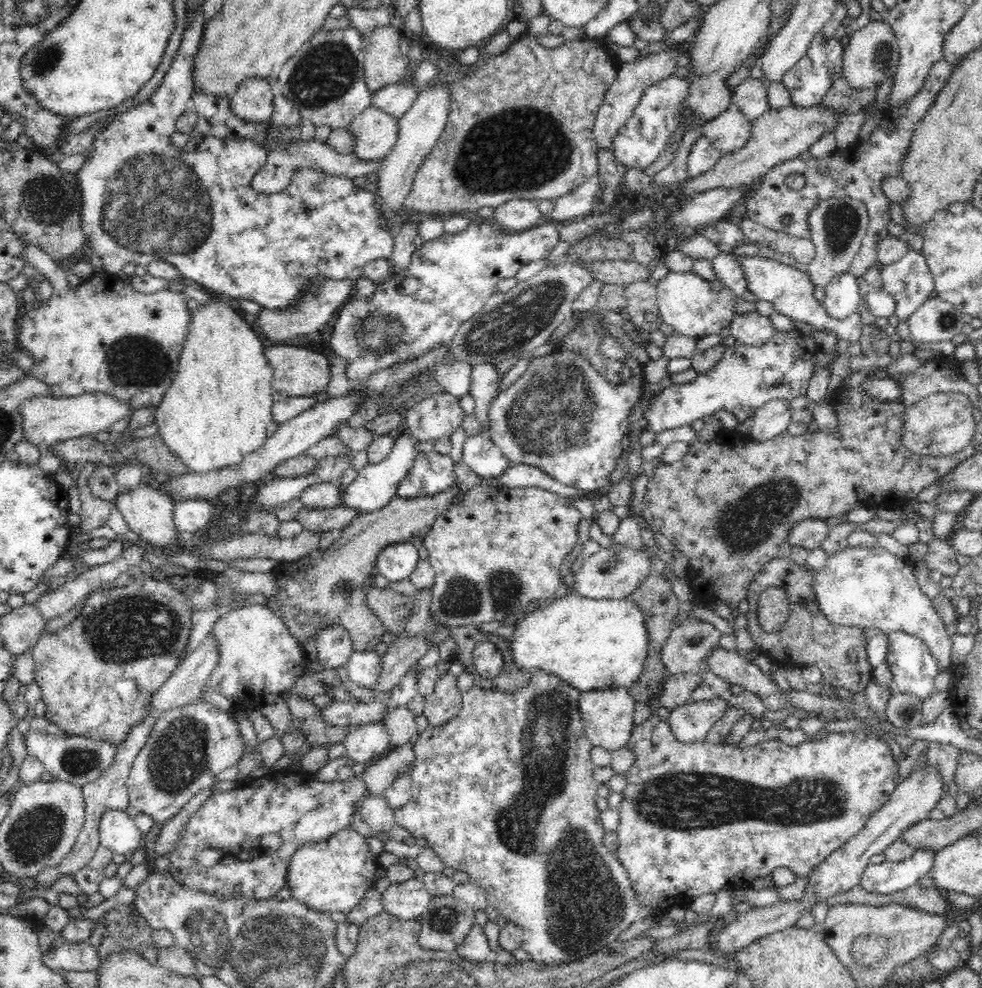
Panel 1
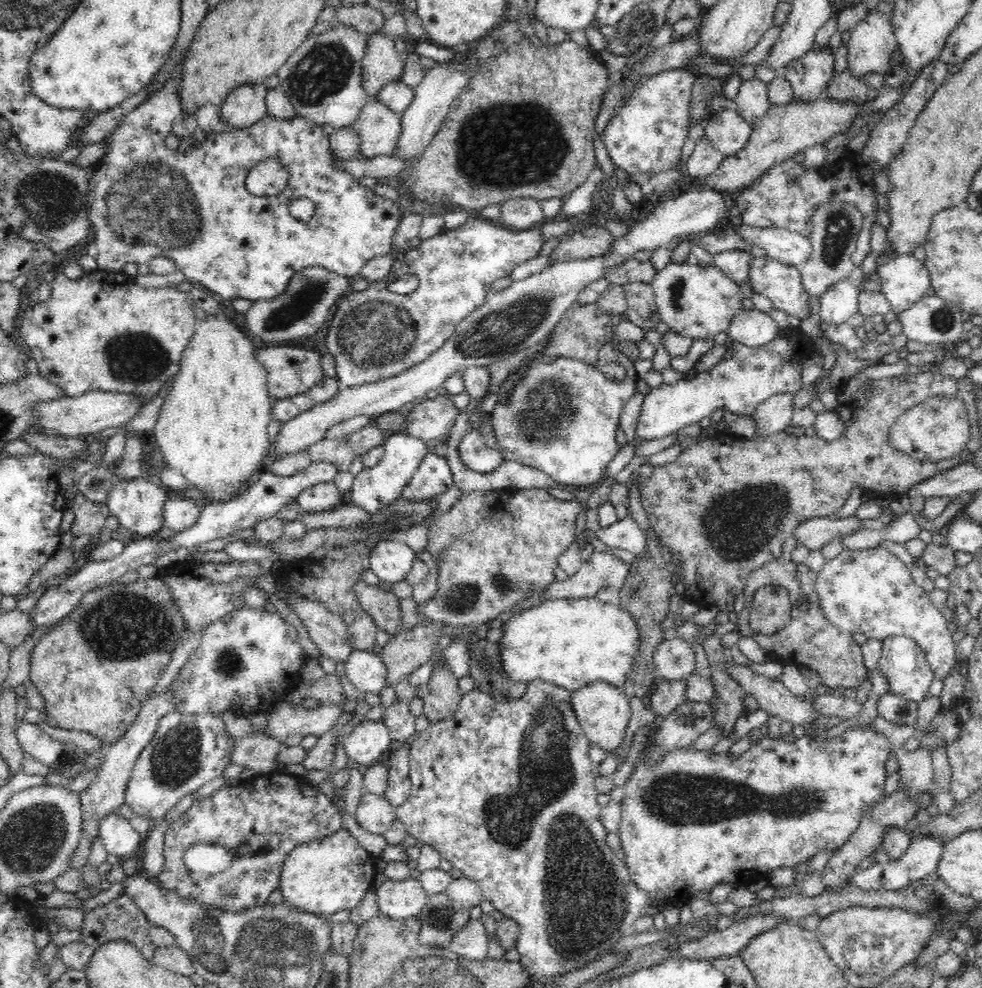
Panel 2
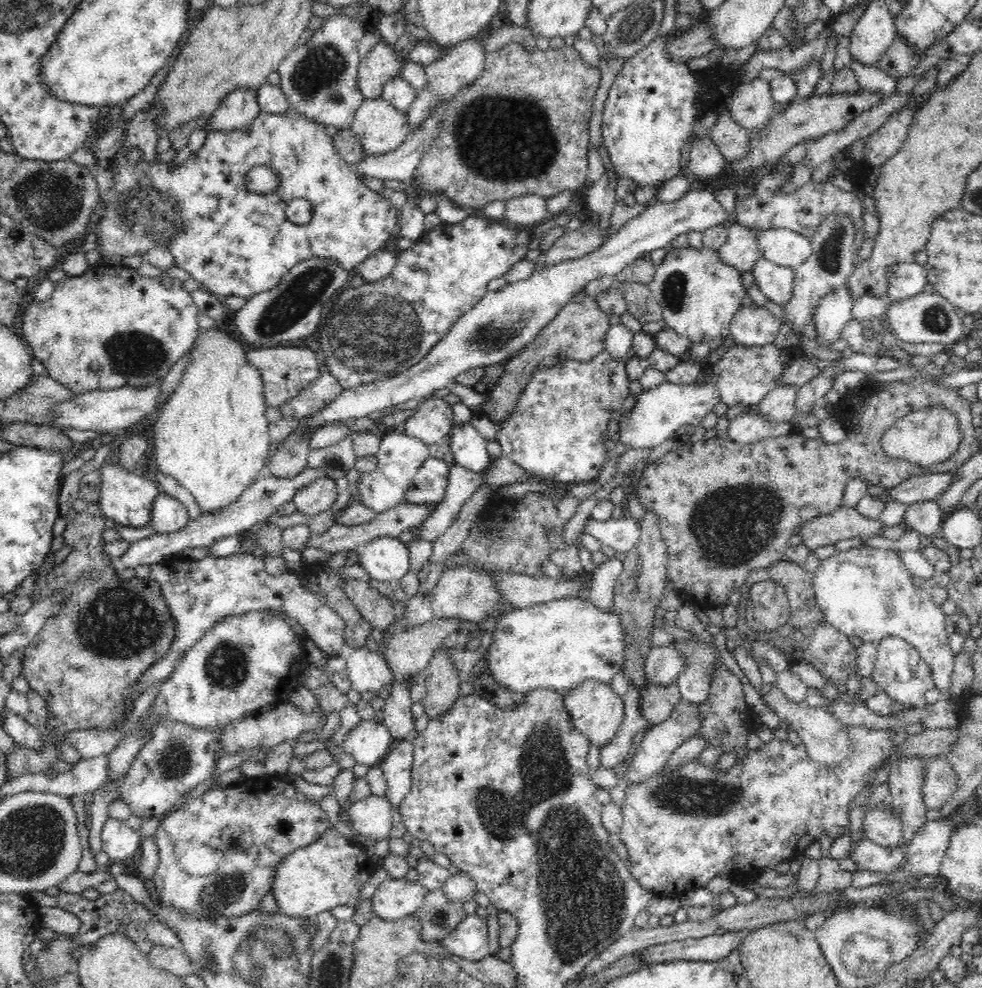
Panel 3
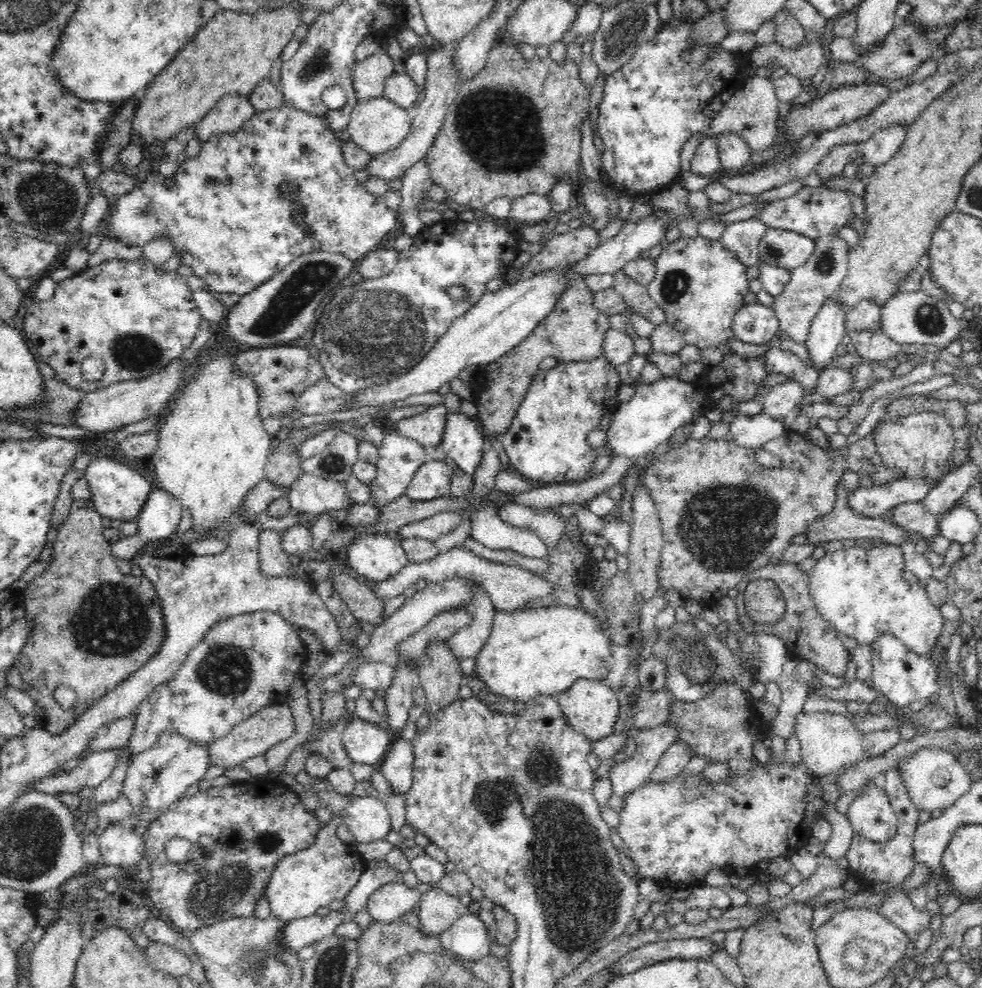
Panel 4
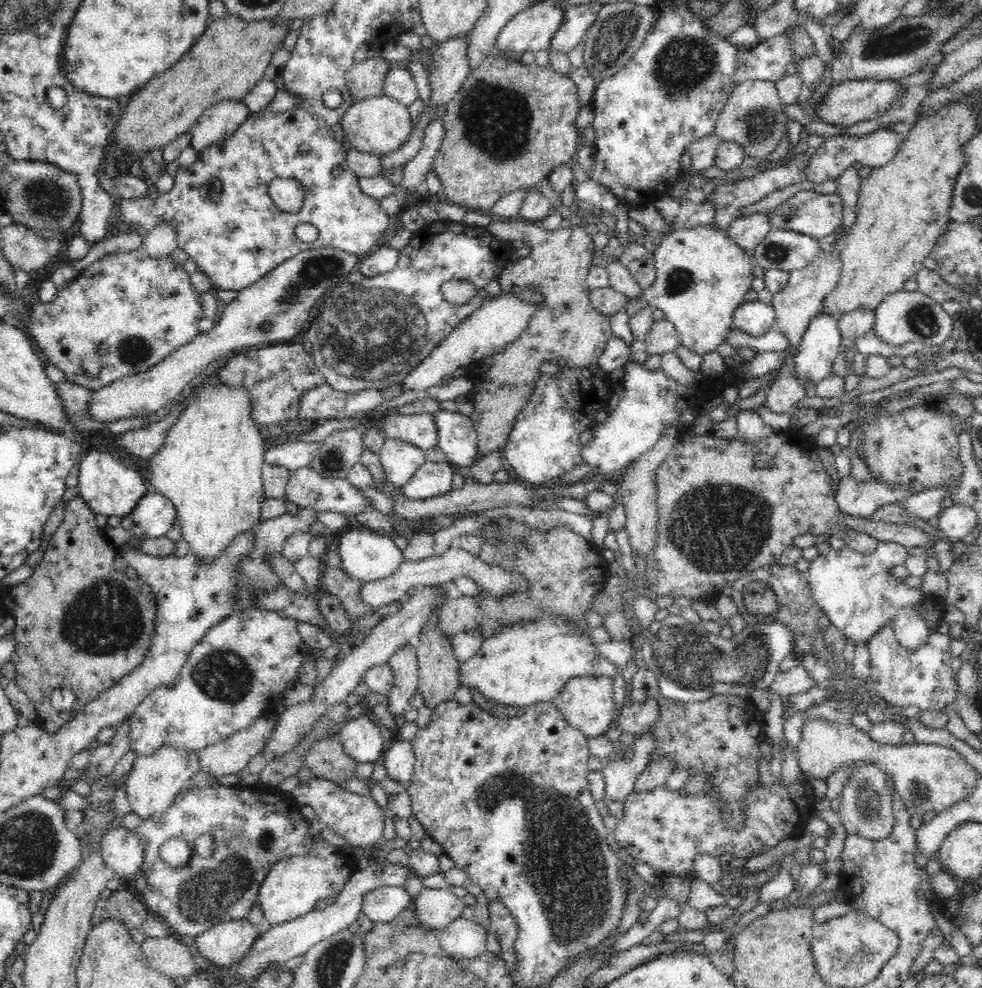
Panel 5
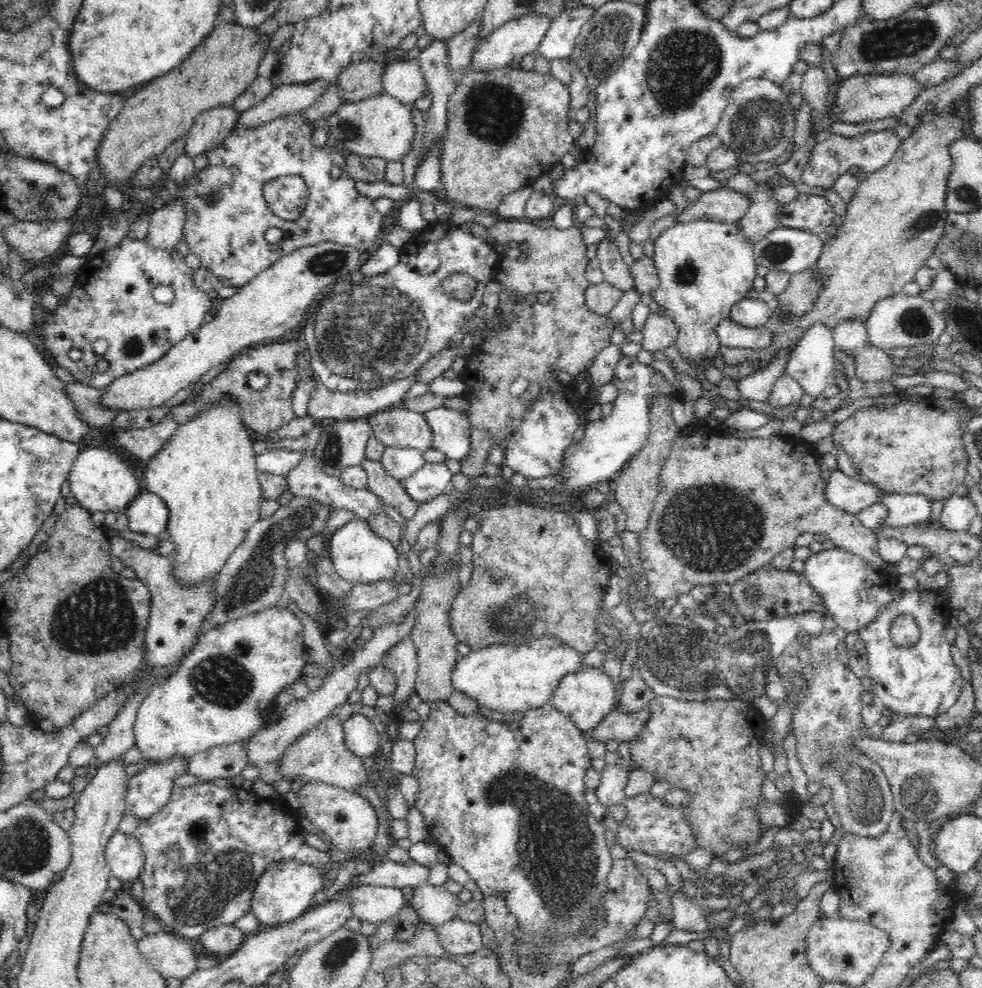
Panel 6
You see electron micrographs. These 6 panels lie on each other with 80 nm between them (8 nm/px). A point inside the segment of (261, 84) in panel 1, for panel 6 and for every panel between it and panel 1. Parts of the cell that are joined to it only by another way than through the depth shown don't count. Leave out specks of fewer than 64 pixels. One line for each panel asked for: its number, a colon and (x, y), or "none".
2: (244, 106)
3: (239, 108)
4: (230, 114)
5: (220, 121)
6: (211, 128)

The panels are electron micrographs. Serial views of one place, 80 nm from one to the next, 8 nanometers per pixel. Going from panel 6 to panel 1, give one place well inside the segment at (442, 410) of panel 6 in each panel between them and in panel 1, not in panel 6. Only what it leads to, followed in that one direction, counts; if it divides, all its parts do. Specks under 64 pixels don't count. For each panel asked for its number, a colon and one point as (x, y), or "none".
1: (483, 457)
2: (475, 454)
3: (469, 448)
4: (462, 440)
5: (457, 437)

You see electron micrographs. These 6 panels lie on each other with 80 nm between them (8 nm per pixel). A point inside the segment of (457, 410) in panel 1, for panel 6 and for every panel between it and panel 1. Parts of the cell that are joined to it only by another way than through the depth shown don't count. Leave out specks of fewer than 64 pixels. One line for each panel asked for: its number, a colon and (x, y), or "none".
2: (433, 418)
3: (431, 423)
4: (427, 428)
5: (420, 430)
6: (397, 426)

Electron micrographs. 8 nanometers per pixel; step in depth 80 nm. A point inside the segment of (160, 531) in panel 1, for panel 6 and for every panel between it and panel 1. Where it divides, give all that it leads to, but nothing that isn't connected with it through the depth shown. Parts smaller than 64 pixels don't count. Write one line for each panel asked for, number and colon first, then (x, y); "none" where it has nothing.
2: (138, 504)
3: (127, 498)
4: (118, 492)
5: (108, 487)
6: (101, 481)

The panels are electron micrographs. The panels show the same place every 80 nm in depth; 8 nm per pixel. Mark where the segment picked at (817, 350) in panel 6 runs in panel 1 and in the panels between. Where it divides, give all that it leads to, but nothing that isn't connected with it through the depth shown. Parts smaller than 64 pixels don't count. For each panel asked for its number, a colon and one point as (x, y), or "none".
1: (842, 296)
2: (840, 302)
3: (834, 311)
4: (827, 330)
5: (816, 352)

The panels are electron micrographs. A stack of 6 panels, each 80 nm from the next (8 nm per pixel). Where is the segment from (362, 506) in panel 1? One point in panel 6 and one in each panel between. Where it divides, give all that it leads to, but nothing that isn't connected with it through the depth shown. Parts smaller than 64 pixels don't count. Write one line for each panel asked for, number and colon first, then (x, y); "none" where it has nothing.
2: (377, 487)
3: (400, 455)
4: (400, 457)
5: (400, 460)
6: (399, 462)

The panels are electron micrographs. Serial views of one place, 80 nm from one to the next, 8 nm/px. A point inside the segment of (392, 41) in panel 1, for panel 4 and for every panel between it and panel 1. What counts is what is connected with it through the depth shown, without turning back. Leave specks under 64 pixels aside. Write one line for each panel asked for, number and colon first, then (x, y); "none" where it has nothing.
2: (382, 63)
3: (380, 64)
4: (368, 75)

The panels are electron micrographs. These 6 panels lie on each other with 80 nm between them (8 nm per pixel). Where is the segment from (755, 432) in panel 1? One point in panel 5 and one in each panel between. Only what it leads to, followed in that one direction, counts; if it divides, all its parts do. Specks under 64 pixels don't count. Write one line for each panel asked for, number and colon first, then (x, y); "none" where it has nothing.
2: (773, 416)
3: (779, 406)
4: (781, 402)
5: (787, 392)

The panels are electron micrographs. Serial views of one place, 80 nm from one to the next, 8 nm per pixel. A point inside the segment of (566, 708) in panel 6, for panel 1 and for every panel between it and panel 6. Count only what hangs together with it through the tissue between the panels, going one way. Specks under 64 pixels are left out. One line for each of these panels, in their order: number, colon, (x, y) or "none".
1: (608, 713)
2: (603, 711)
3: (597, 711)
4: (591, 707)
5: (587, 702)

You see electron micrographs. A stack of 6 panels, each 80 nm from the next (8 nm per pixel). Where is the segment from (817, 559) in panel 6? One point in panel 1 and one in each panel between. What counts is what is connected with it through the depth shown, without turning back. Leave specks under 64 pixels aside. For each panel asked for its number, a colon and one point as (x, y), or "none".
1: (865, 588)
2: (870, 591)
3: (867, 592)
4: (861, 592)
5: (855, 591)

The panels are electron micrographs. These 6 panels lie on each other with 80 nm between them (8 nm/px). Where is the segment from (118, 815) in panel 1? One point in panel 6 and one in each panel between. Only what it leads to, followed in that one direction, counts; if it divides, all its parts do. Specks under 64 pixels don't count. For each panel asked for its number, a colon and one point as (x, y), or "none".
2: (117, 834)
3: (120, 841)
4: (119, 846)
5: (123, 853)
6: (124, 855)

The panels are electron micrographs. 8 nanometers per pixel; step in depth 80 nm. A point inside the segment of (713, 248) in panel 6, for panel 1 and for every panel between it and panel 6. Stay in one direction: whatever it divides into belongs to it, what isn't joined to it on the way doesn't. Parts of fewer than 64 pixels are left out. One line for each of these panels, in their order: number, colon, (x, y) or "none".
1: (694, 307)
2: (696, 301)
3: (699, 295)
4: (699, 284)
5: (702, 276)

